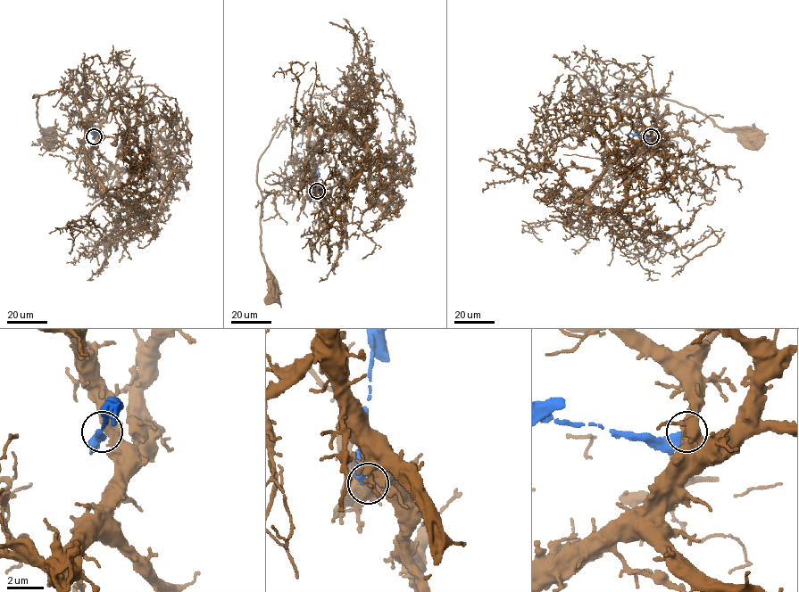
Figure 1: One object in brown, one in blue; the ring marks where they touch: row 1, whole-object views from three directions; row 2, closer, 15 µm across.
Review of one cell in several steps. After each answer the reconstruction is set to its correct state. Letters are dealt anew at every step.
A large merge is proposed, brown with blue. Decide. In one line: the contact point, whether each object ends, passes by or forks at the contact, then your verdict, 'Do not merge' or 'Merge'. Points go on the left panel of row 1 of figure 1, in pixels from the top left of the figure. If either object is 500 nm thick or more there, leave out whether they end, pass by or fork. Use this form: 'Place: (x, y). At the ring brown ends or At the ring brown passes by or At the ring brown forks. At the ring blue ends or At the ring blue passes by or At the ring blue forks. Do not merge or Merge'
Place: (94, 136). Do not merge

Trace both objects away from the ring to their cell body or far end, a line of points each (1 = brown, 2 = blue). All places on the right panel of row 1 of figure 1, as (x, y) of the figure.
1: (651, 136), (612, 160), (586, 123), (595, 94), (582, 90), (675, 100), (755, 140)
2: (651, 136), (625, 135)

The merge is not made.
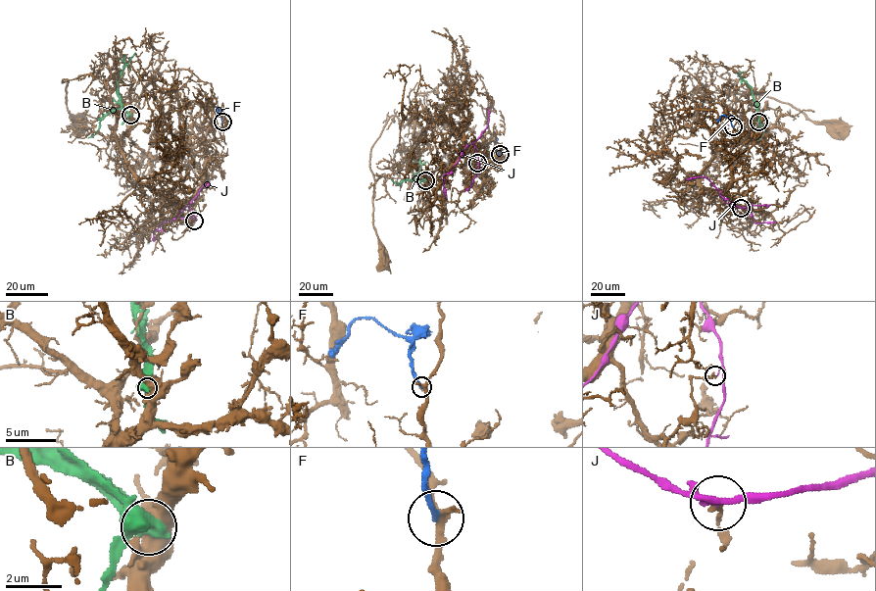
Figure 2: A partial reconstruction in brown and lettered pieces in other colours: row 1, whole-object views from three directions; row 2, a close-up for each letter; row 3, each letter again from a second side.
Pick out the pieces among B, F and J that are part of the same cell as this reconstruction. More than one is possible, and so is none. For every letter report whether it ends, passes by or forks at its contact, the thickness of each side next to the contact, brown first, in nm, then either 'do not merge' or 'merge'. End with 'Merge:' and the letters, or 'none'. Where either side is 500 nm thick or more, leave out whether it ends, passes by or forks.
B: 800 nm thick on the brown side, 480 nm on the other; do not merge
F: it ends there; 300 nm thick on the brown side, 220 nm on the other; do not merge
J: it ends there; 150 nm thick on the brown side, 100 nm on the other; do not merge
Merge: none

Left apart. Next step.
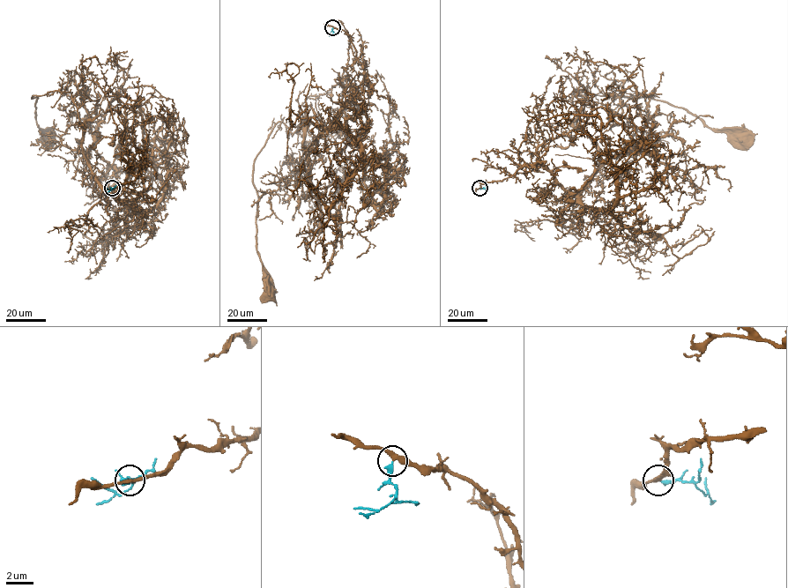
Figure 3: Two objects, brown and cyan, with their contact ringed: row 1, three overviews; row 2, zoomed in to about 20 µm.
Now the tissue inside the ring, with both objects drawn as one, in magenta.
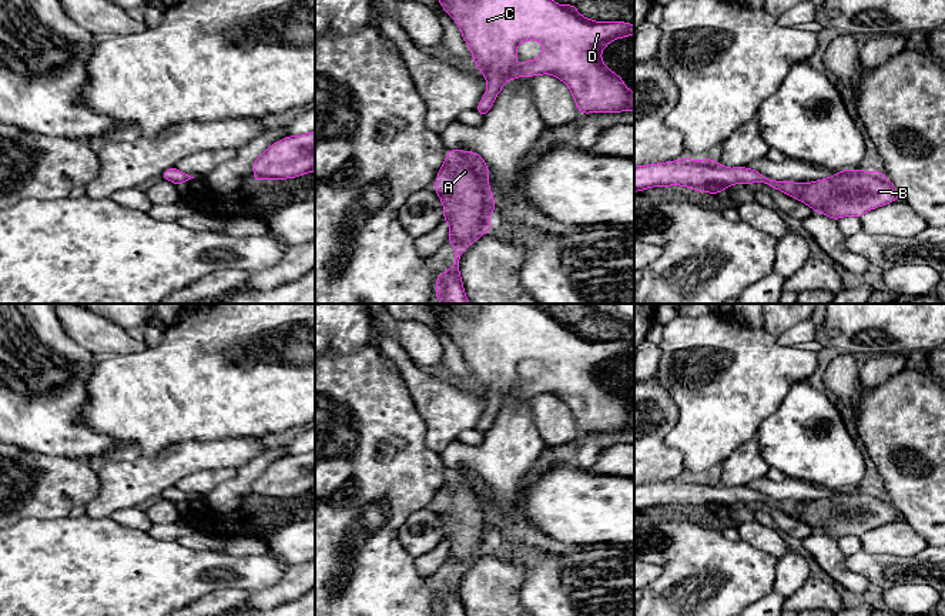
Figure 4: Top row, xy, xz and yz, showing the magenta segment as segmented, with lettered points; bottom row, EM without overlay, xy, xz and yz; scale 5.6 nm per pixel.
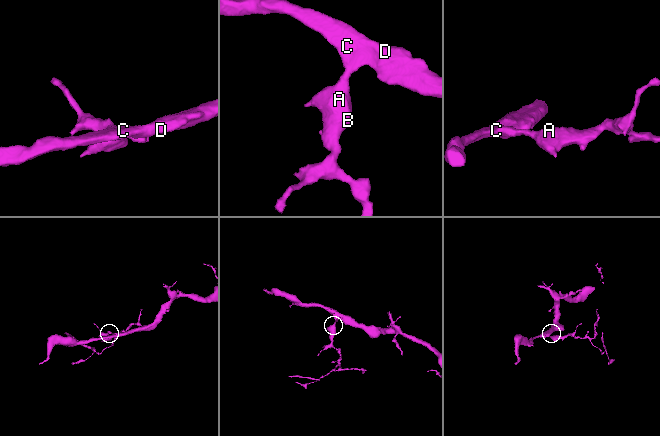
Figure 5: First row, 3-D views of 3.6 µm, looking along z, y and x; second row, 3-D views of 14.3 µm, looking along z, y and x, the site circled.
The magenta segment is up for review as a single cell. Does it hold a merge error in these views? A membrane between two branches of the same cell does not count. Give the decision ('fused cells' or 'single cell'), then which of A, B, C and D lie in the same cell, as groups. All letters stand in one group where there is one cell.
single cell; A B C D

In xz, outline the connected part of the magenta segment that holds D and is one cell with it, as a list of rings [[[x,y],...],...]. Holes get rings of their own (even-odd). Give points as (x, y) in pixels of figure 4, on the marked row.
[[[439,0],[439,3],[458,23],[475,66],[486,77],[487,91],[476,107],[483,118],[507,80],[540,74],[552,74],[562,80],[570,88],[580,114],[634,110],[634,93],[600,57],[610,41],[634,36],[633,24],[590,20],[576,10],[574,3],[560,6],[554,0]],[[527,40],[540,41],[543,53],[536,60],[526,60],[515,68],[516,48]]]

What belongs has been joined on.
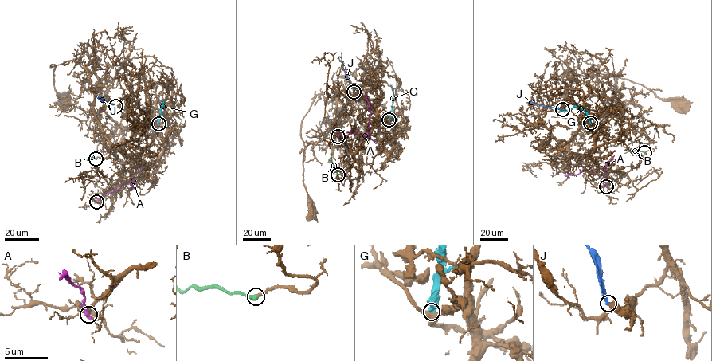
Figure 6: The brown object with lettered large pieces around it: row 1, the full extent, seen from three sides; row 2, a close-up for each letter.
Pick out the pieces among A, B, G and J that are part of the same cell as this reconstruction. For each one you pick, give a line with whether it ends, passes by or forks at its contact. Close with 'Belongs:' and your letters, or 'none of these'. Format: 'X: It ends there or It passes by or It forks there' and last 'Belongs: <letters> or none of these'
B: It ends there
Belongs: B

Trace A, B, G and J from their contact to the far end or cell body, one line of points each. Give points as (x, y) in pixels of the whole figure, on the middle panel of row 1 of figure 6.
A: (338, 136), (350, 131), (358, 135), (367, 134), (370, 109), (365, 94)
B: (337, 174), (330, 153)
G: (389, 120), (392, 108), (393, 84)
J: (354, 92), (338, 57)

